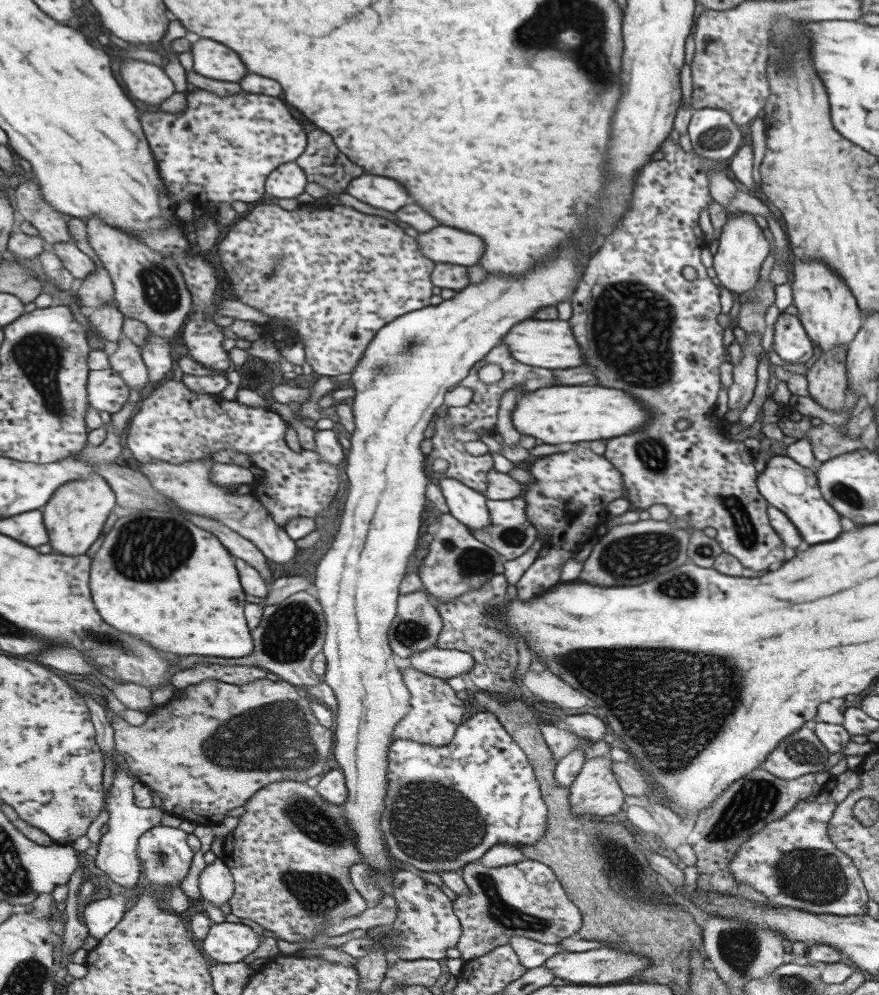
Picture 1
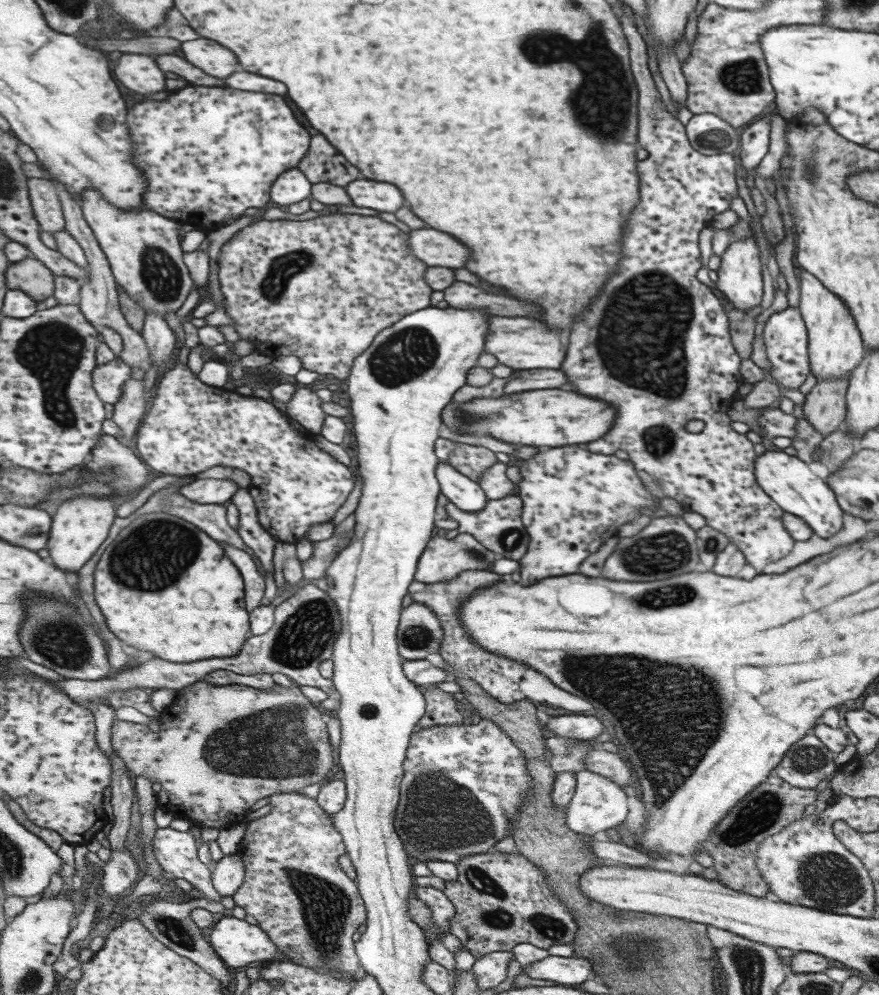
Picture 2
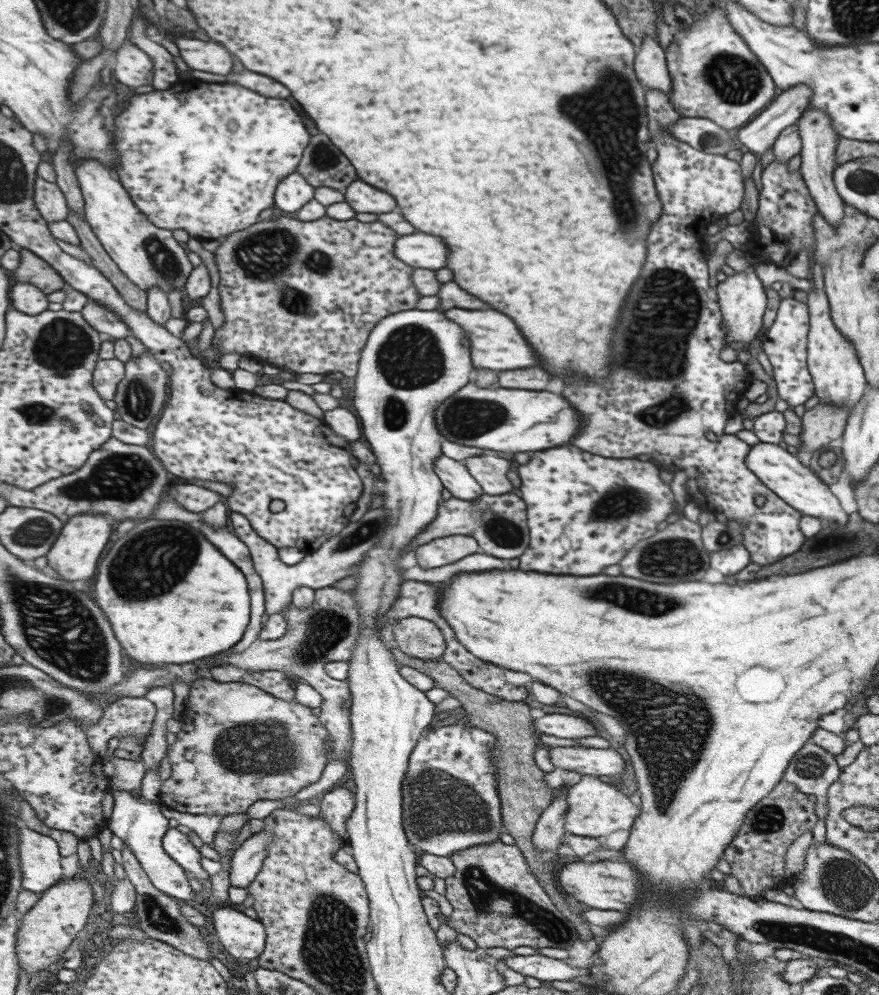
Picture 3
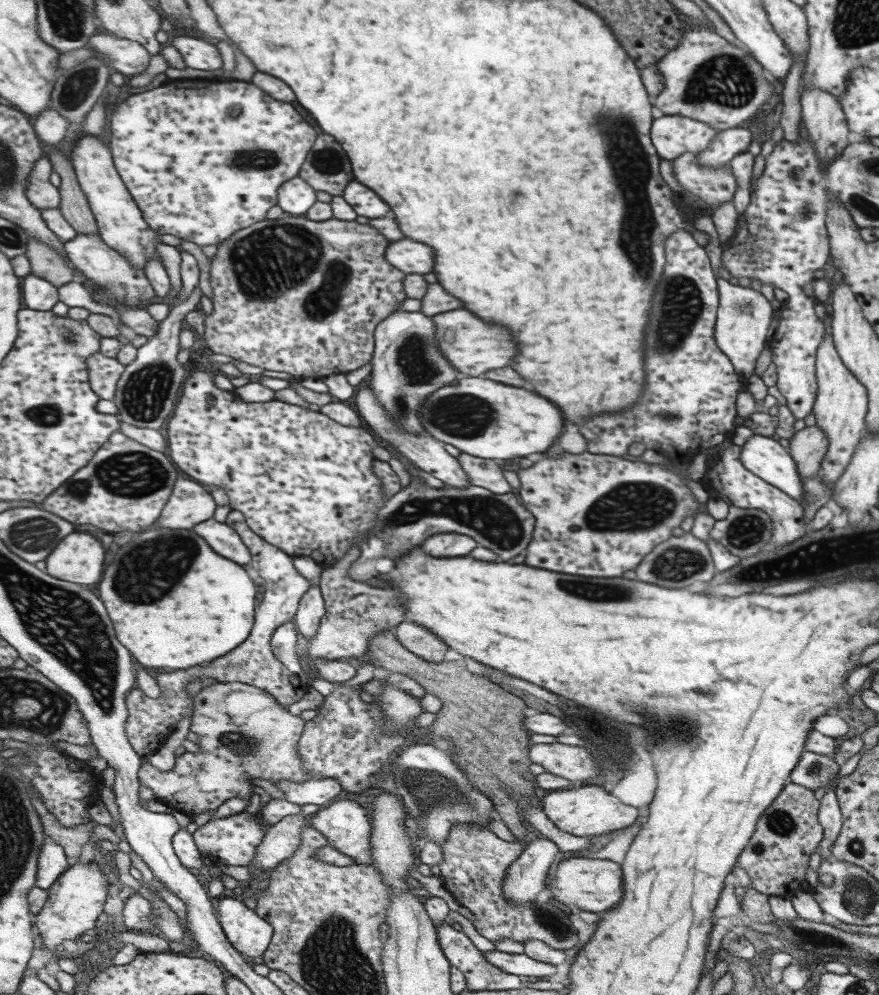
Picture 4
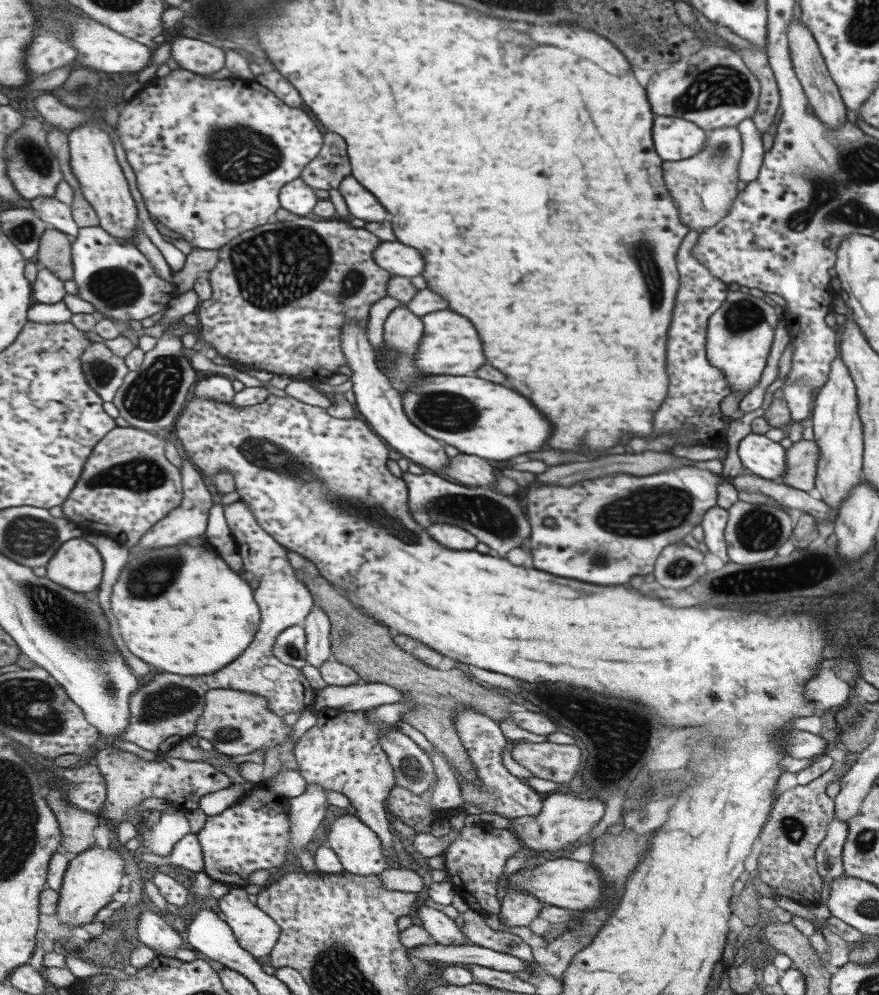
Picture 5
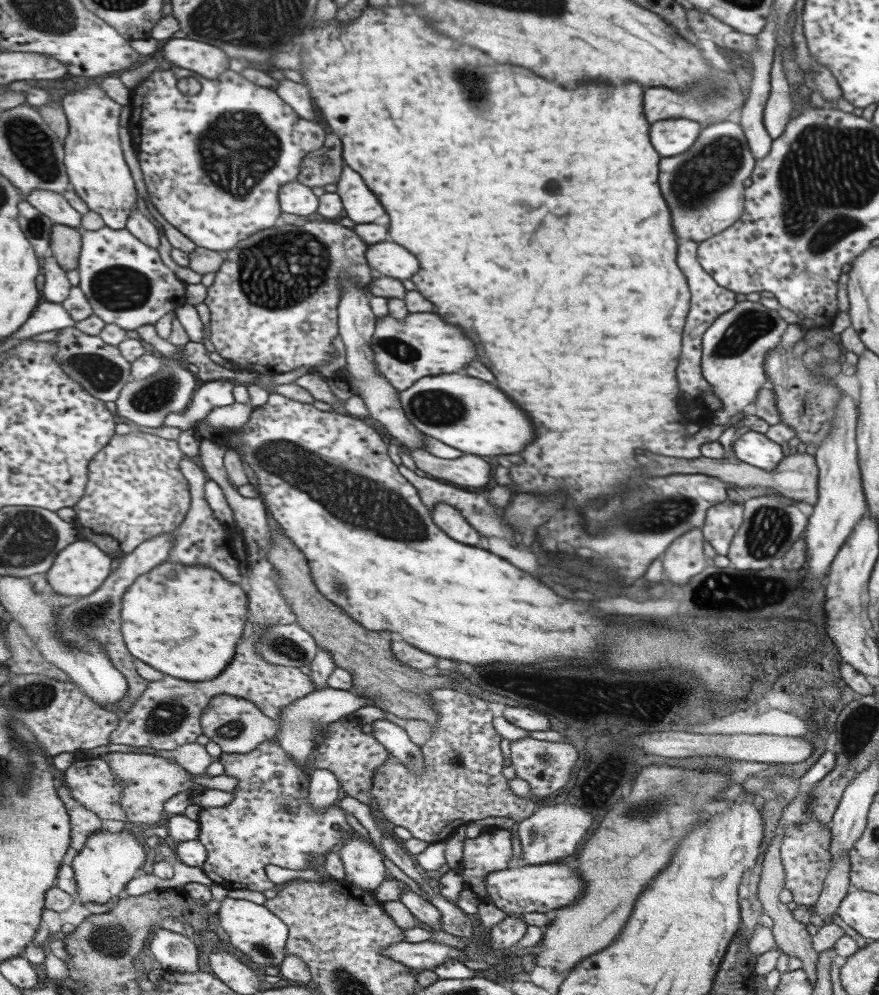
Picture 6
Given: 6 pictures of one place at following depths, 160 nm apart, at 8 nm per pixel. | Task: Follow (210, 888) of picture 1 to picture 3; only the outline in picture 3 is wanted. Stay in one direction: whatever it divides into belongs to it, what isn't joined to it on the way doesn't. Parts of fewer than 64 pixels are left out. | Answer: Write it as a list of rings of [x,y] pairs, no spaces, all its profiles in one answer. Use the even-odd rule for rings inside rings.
[[[269,831],[253,834],[245,840],[232,855],[230,881],[232,886],[247,889],[257,878],[258,872],[264,868],[270,846],[276,836]]]

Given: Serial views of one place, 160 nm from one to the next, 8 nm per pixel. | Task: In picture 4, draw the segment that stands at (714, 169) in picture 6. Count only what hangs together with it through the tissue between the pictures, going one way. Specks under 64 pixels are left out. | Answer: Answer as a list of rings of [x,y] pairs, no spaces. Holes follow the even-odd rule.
[[[734,127],[717,132],[707,148],[697,153],[697,163],[701,167],[723,167],[729,165],[737,154],[745,153],[752,142],[751,132],[745,127]]]

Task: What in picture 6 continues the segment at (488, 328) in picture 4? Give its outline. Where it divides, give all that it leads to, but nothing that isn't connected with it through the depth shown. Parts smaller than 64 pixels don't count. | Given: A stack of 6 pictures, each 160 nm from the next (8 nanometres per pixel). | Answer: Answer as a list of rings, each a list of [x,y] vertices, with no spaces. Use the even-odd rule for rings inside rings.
[[[408,312],[404,321],[385,315],[377,321],[371,345],[377,369],[399,393],[424,376],[457,373],[455,370],[463,368],[475,356],[473,344],[459,328],[447,326],[437,314],[430,312]]]

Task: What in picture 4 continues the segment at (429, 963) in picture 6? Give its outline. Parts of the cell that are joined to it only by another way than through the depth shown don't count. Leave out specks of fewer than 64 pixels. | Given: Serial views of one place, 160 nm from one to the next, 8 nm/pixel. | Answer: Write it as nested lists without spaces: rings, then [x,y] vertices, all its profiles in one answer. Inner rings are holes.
[[[494,949],[484,952],[482,955],[489,964],[507,974],[535,976],[538,979],[543,979],[556,971],[553,965],[537,962],[537,960],[525,956],[523,953],[509,954]]]

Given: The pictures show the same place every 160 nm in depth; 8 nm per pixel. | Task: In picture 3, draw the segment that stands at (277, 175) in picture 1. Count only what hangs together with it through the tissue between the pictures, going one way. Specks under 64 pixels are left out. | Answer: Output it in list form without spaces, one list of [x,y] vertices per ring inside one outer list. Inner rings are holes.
[[[299,171],[280,182],[276,190],[276,206],[285,212],[300,212],[316,198],[316,187]]]

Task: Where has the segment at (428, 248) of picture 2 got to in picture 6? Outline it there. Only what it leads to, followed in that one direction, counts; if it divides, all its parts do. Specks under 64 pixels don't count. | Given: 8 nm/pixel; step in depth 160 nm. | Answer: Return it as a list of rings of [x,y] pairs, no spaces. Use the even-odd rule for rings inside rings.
[[[389,238],[383,242],[370,245],[367,252],[368,263],[377,275],[385,275],[397,280],[407,280],[415,276],[419,266],[413,254],[397,246]]]

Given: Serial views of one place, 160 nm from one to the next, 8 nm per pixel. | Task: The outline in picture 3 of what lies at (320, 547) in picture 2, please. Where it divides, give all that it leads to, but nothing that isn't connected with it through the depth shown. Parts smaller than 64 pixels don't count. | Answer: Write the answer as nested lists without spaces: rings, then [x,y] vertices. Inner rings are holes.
[[[381,506],[378,509],[371,509],[359,521],[350,522],[338,536],[334,536],[334,538],[324,543],[319,550],[311,554],[306,553],[305,557],[294,565],[281,562],[277,547],[259,536],[244,514],[232,511],[230,513],[230,527],[249,546],[254,560],[254,567],[264,583],[266,622],[271,615],[284,614],[287,609],[291,608],[293,592],[297,589],[308,587],[317,590],[324,587],[333,587],[339,580],[353,577],[360,570],[359,564],[364,561],[366,552],[375,548],[376,544],[385,536],[386,510]]]

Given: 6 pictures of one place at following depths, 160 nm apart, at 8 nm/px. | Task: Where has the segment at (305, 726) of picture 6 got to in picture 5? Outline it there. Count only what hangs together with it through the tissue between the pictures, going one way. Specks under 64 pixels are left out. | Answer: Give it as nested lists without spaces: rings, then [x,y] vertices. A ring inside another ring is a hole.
[[[363,682],[349,686],[327,685],[315,695],[311,709],[318,714],[321,710],[328,708],[351,711],[371,710],[381,704],[400,702],[406,695],[406,691],[398,690],[383,682]]]

